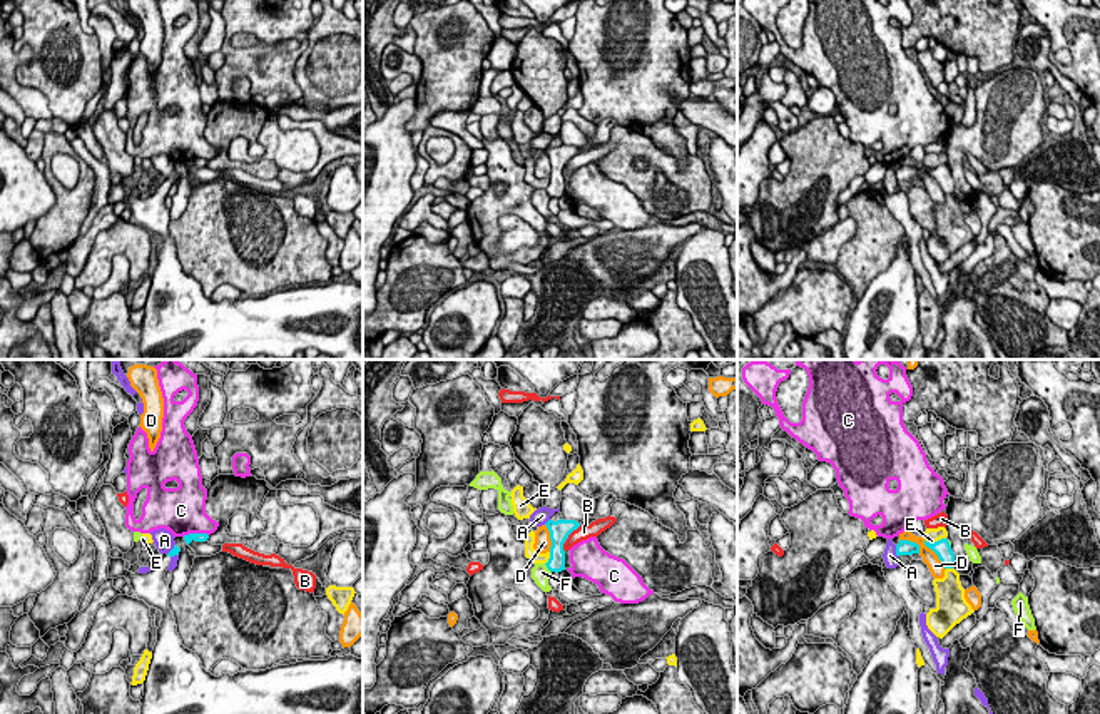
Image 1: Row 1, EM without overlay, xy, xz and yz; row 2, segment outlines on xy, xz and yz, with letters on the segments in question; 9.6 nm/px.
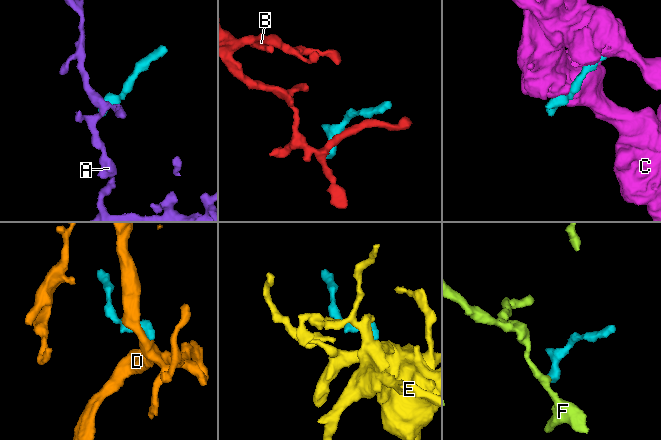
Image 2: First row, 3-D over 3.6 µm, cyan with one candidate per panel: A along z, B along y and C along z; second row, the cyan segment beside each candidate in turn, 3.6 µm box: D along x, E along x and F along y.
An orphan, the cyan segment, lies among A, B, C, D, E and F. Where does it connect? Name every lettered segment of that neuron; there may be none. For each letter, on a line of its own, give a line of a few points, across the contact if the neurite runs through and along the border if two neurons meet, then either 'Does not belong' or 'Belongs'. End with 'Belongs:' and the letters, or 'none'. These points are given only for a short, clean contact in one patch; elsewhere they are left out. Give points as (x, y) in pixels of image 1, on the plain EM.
A: Line: yz (895, 171), (898, 181). Does not belong
B: Line: xz (580, 151), (565, 164). Does not belong
C: Does not belong
D: Does not belong
E: Line: yz (945, 163), (935, 168), (925, 166). Does not belong
F: Line: xz (544, 189), (550, 198). Does not belong
Belongs: none

